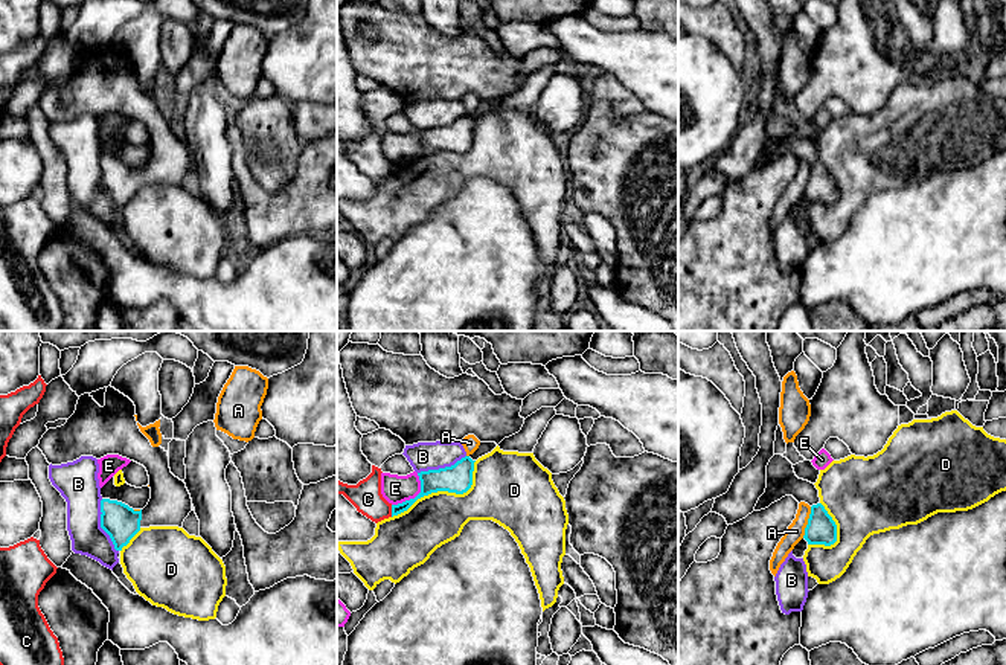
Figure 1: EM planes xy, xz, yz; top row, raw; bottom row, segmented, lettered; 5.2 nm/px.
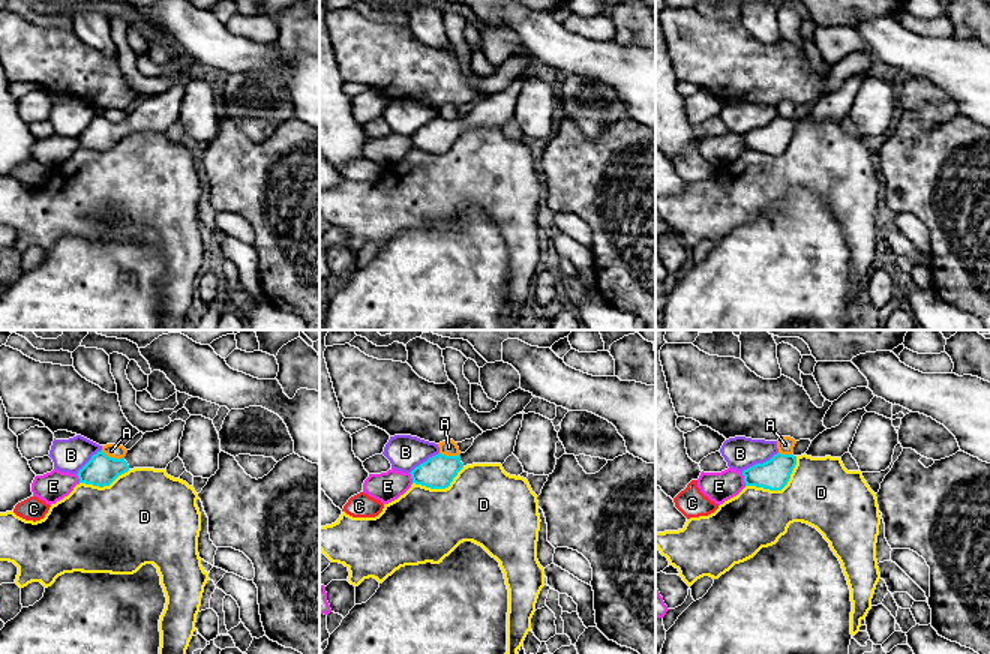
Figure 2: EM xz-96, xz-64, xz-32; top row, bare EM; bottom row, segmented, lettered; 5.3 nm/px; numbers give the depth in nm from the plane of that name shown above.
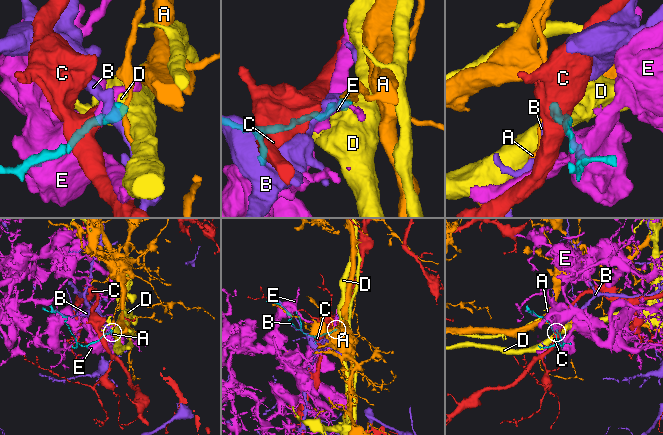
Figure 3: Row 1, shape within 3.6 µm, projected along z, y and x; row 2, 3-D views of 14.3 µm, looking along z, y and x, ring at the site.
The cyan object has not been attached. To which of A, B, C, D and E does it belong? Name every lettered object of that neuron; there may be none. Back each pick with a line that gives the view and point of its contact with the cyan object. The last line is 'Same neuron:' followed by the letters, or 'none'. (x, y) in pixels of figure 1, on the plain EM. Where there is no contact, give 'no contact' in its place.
Same neuron: none

